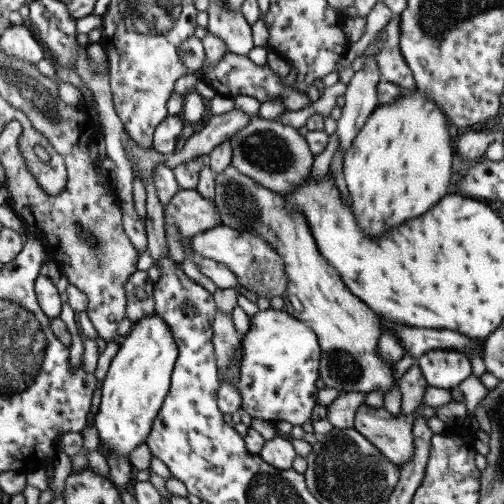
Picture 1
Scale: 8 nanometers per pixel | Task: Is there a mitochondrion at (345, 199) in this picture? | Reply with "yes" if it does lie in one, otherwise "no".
no

